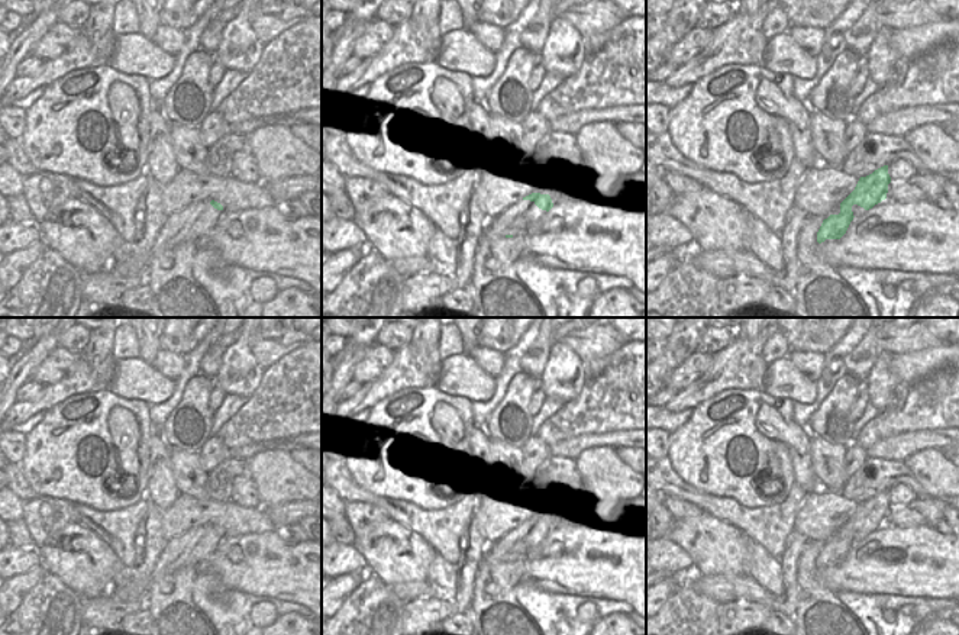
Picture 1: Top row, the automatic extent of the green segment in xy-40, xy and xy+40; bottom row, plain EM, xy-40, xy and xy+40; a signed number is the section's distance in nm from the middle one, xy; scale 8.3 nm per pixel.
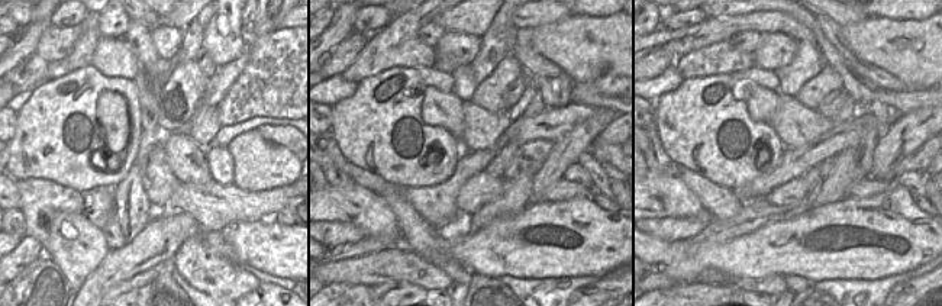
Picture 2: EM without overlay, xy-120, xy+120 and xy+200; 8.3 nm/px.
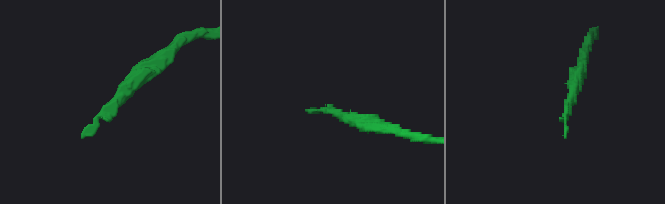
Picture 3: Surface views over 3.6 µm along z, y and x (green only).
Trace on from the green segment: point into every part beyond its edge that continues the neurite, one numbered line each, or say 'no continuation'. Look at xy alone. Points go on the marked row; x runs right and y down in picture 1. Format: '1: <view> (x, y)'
1: xy (514, 219)

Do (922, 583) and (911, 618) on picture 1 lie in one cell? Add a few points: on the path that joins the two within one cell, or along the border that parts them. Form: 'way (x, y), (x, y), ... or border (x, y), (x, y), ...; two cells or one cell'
border (884, 593), (943, 599); two cells

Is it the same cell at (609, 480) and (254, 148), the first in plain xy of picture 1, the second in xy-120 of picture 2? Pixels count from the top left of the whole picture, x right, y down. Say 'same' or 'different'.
same

